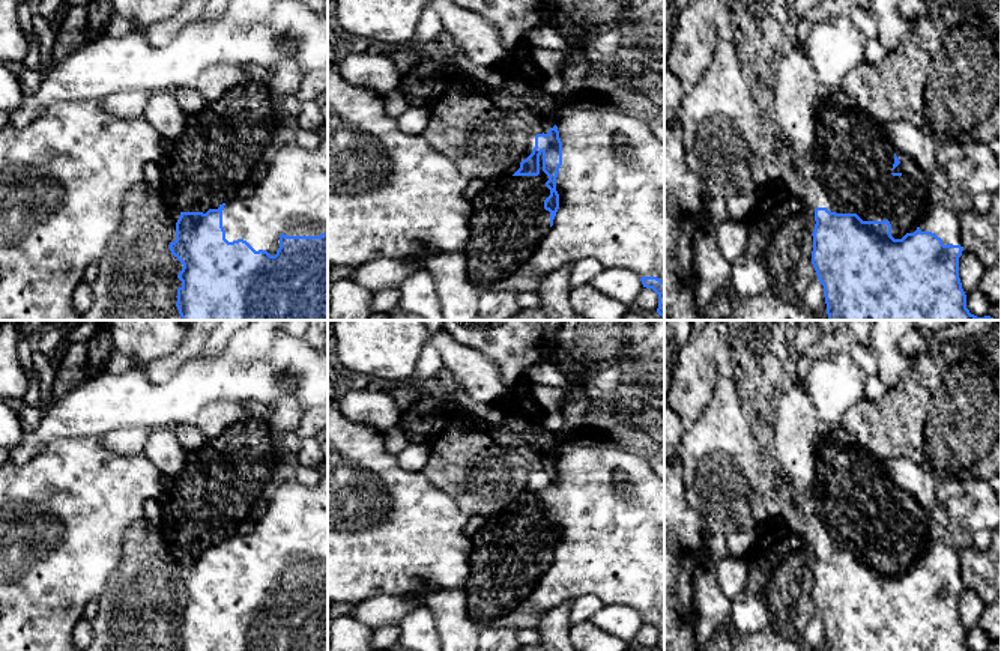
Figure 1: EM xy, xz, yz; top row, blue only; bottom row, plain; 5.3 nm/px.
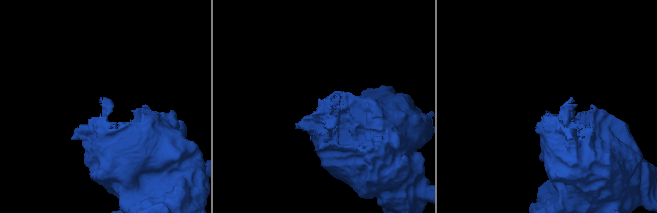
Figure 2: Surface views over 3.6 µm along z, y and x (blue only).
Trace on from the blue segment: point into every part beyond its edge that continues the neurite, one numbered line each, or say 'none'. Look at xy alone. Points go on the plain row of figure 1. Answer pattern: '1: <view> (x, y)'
none

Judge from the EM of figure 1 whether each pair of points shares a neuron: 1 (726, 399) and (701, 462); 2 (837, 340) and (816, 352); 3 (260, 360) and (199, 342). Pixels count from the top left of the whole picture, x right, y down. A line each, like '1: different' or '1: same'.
1: same
2: same
3: different

